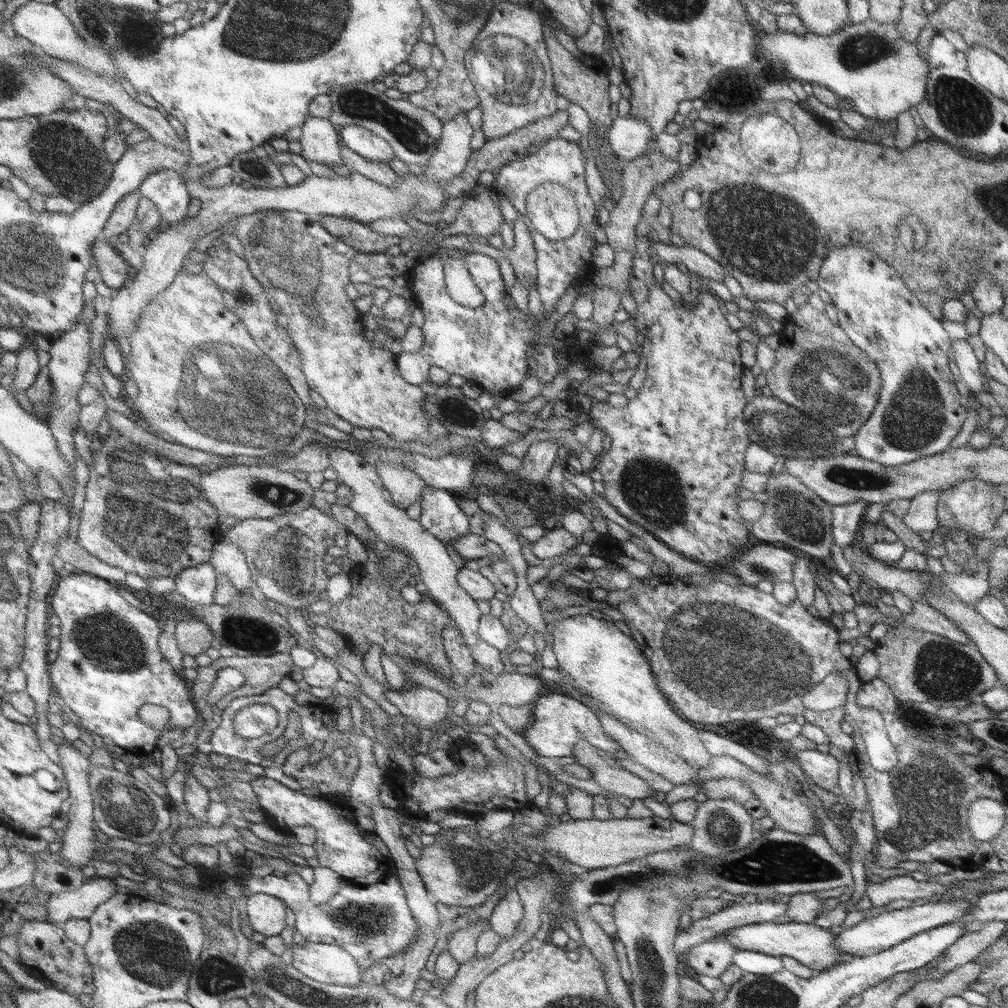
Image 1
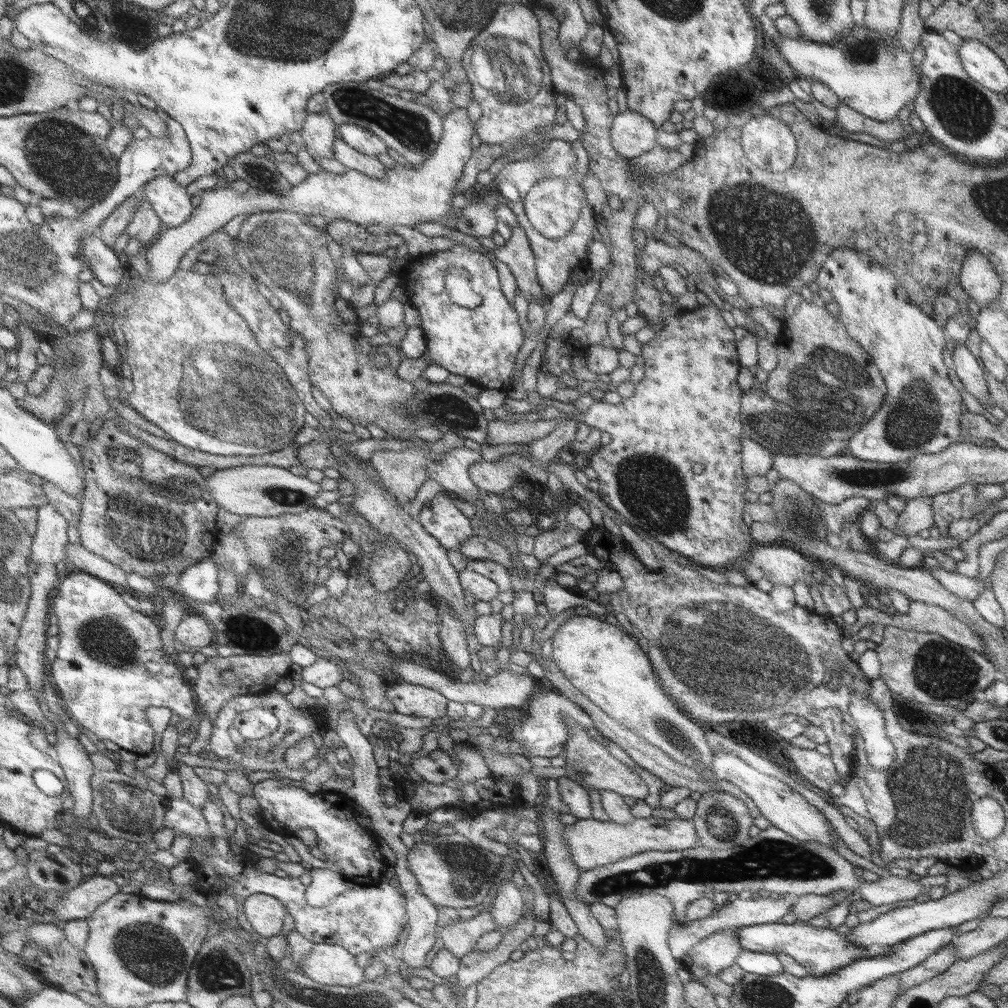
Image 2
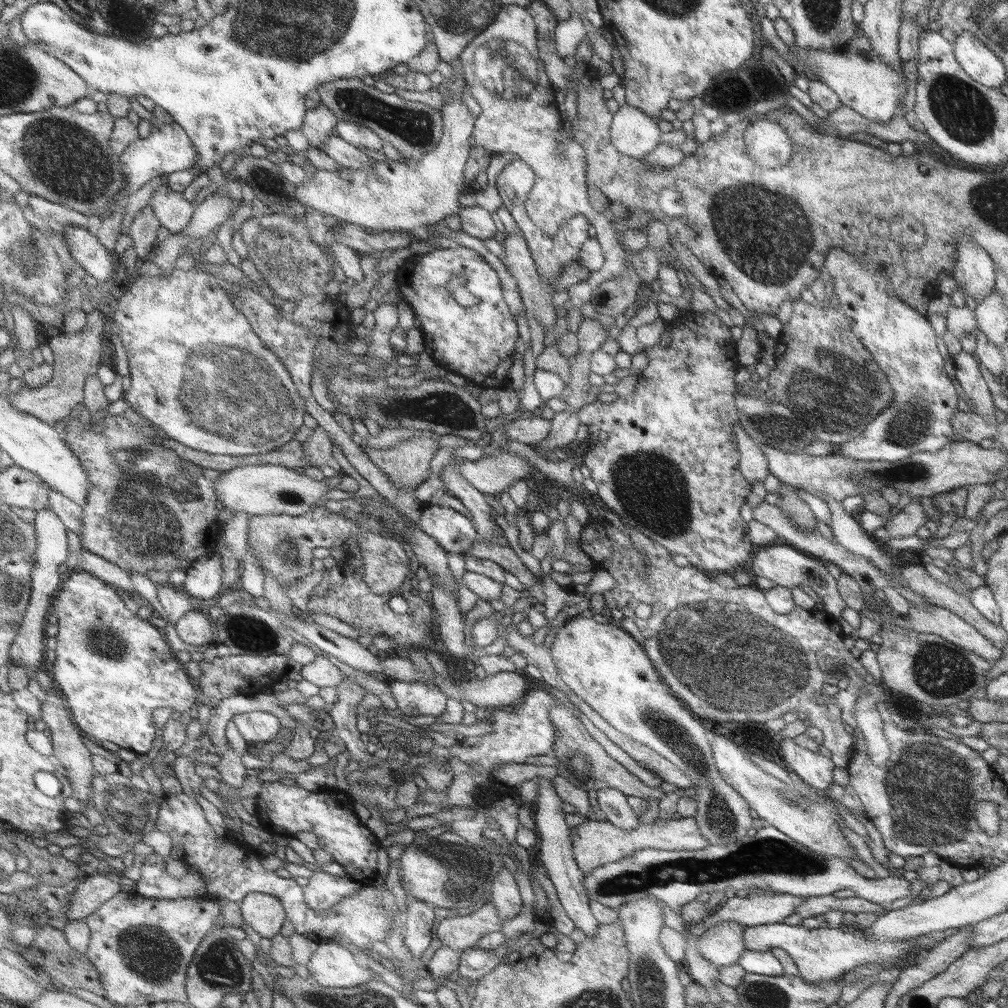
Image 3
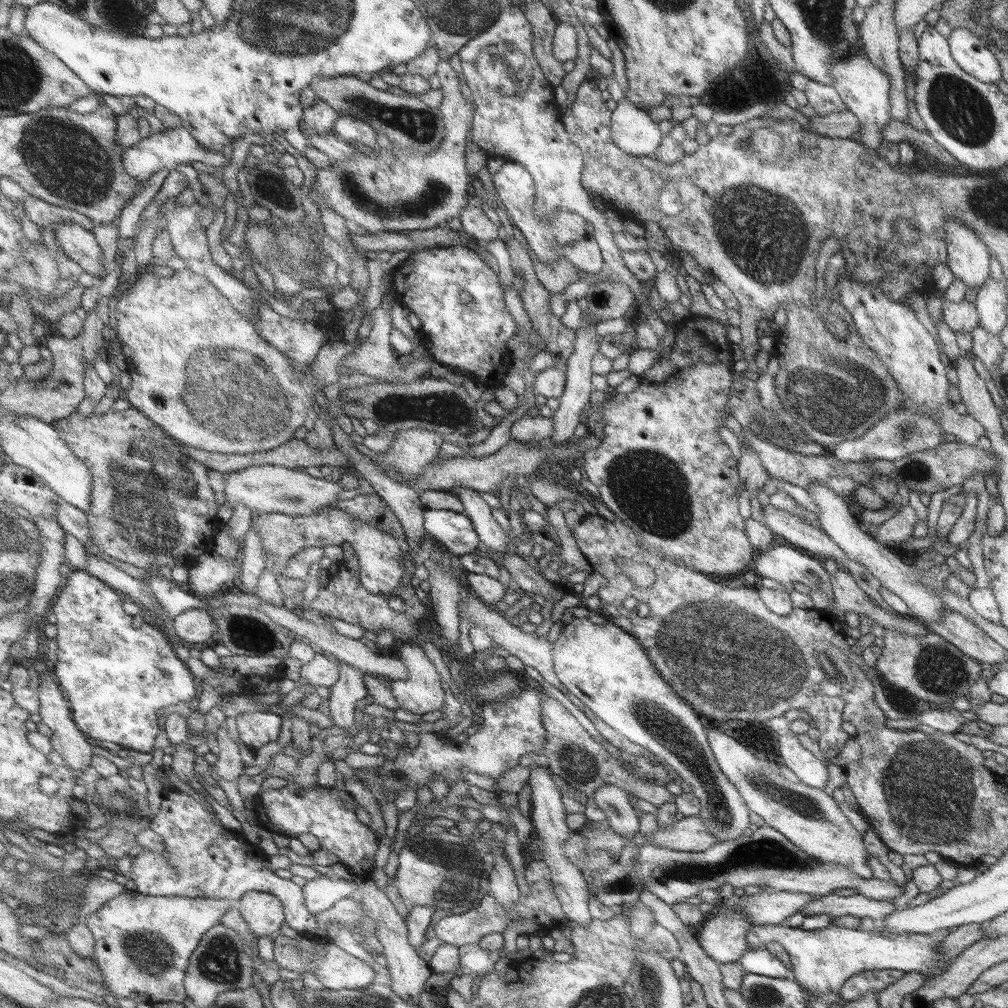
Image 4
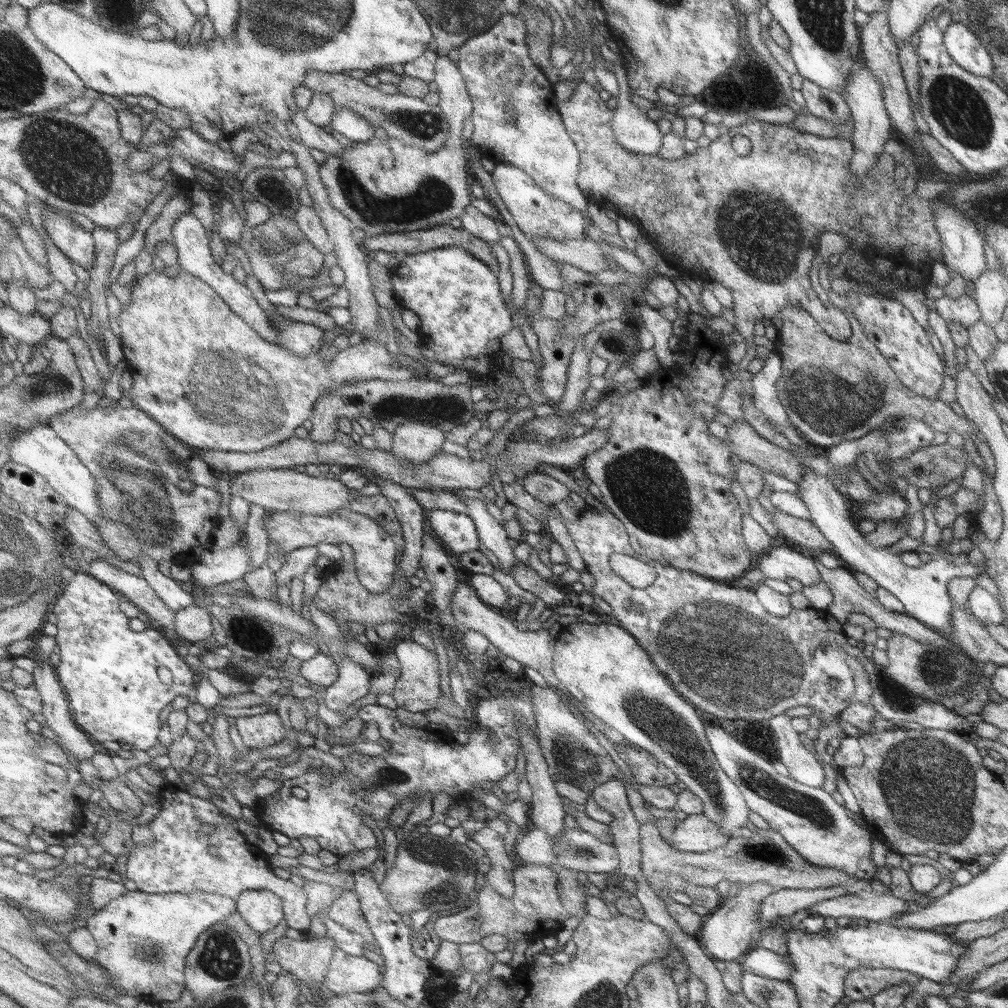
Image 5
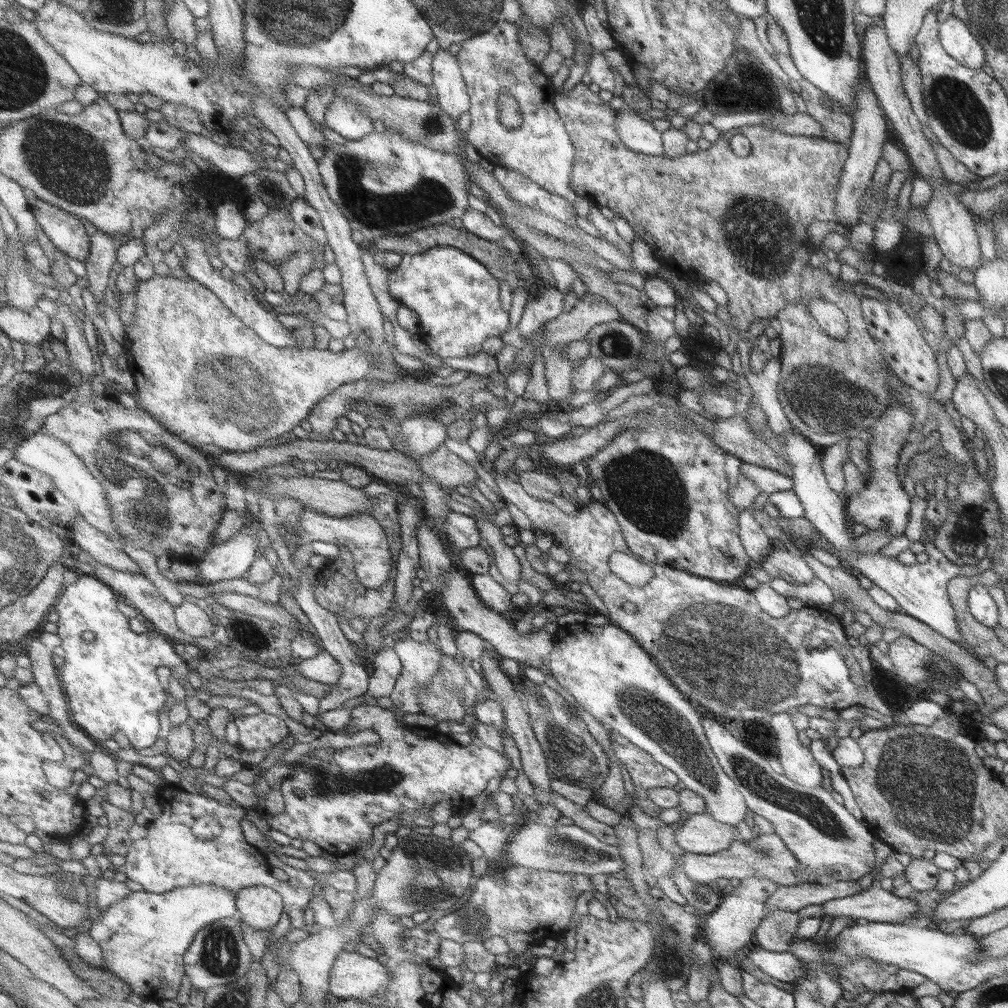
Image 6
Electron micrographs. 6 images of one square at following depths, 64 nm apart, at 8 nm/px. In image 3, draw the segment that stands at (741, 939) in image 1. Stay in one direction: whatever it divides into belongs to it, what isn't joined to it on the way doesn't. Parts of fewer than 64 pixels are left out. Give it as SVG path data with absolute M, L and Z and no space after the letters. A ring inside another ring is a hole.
M785 923L761 924L743 928L743 947L752 951L768 951L779 948L797 968L797 976L811 984L828 984L843 978L843 974L859 966L899 966L909 968L920 960L917 951L917 937L895 941L875 941L865 937L861 930L843 932L837 928L805 928L803 925L786 925Z

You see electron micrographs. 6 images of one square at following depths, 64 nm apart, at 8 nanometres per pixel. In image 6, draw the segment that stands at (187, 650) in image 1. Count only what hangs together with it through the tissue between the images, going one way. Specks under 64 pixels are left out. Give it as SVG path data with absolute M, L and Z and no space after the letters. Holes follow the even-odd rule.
M192 599L185 600L176 608L176 622L179 629L188 636L194 638L212 637L215 632L215 624L211 622L211 618L205 614L204 605L201 608L197 606L197 601Z

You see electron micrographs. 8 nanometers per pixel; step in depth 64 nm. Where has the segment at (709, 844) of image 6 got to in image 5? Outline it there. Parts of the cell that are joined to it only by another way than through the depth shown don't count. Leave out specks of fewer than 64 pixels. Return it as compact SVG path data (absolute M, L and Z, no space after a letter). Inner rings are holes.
M701 814L687 815L687 817L675 825L673 834L669 838L669 846L681 852L707 852L713 848L719 848L727 842L728 836L721 833L719 826L713 824L713 821L707 820Z

